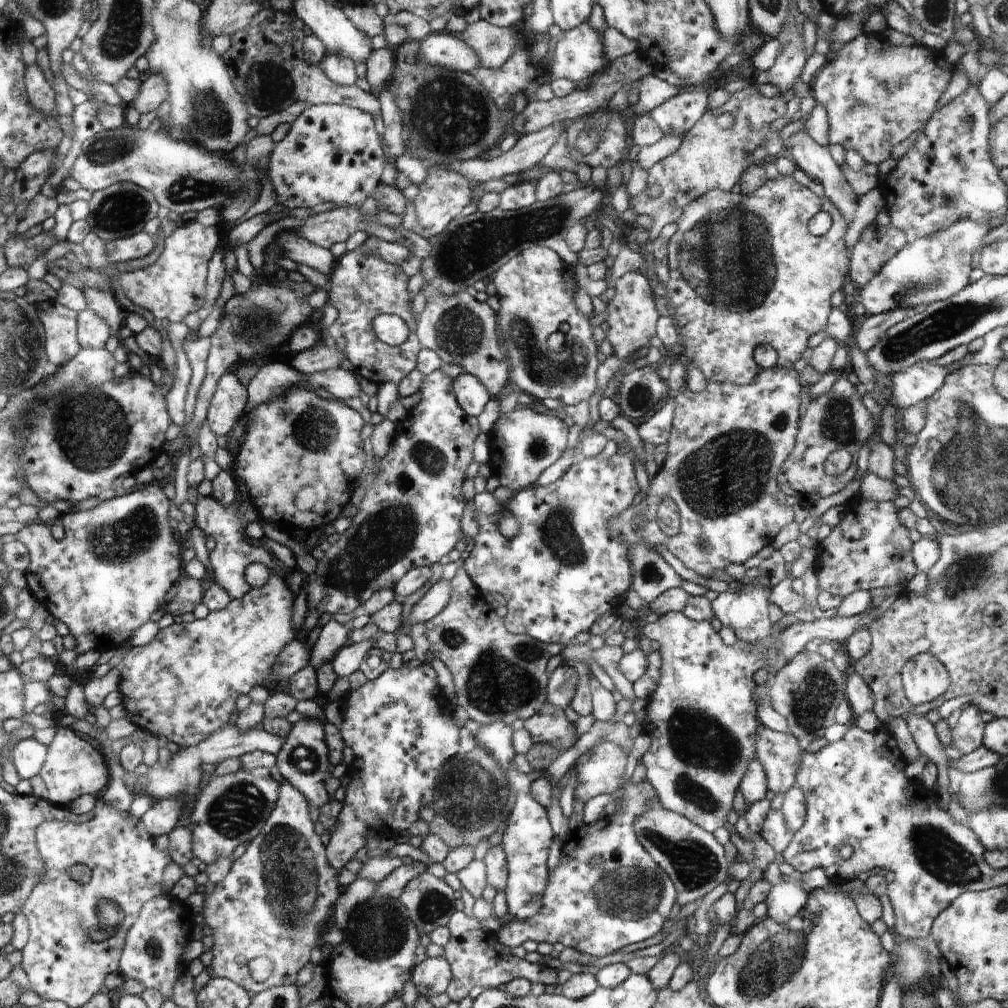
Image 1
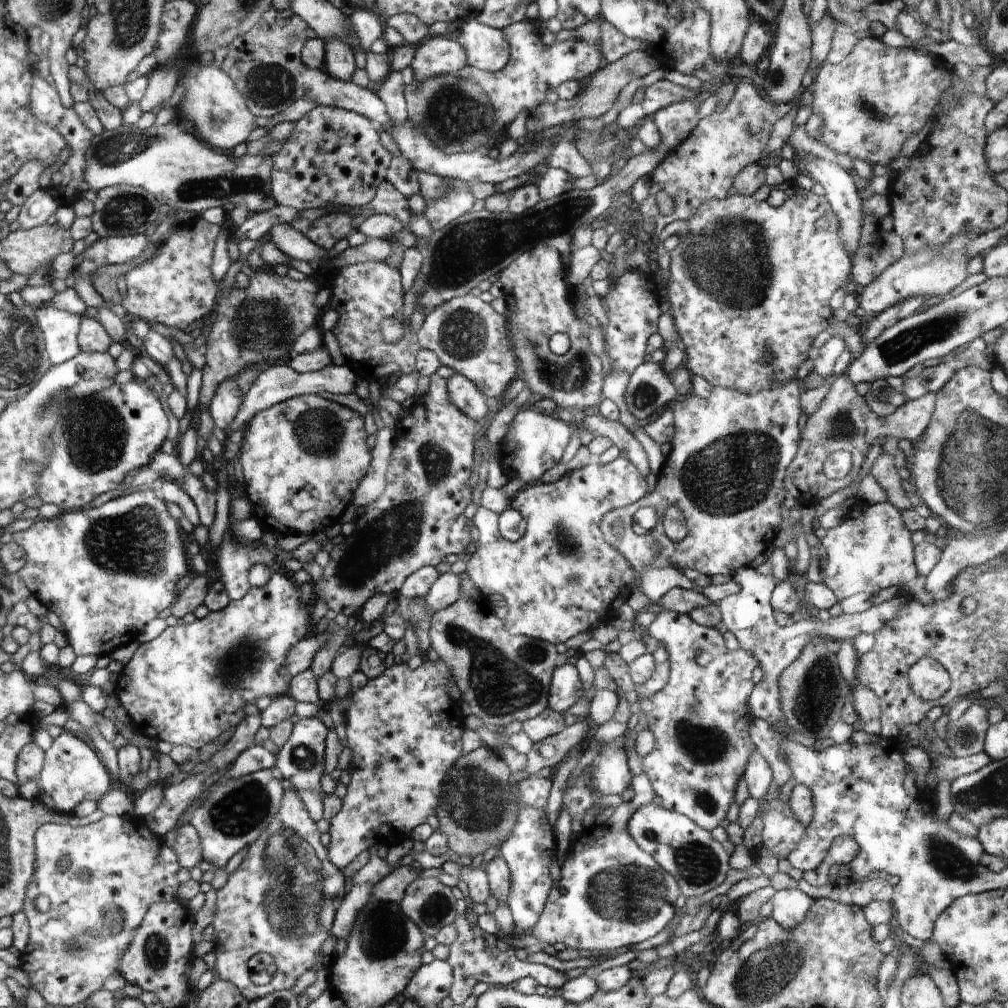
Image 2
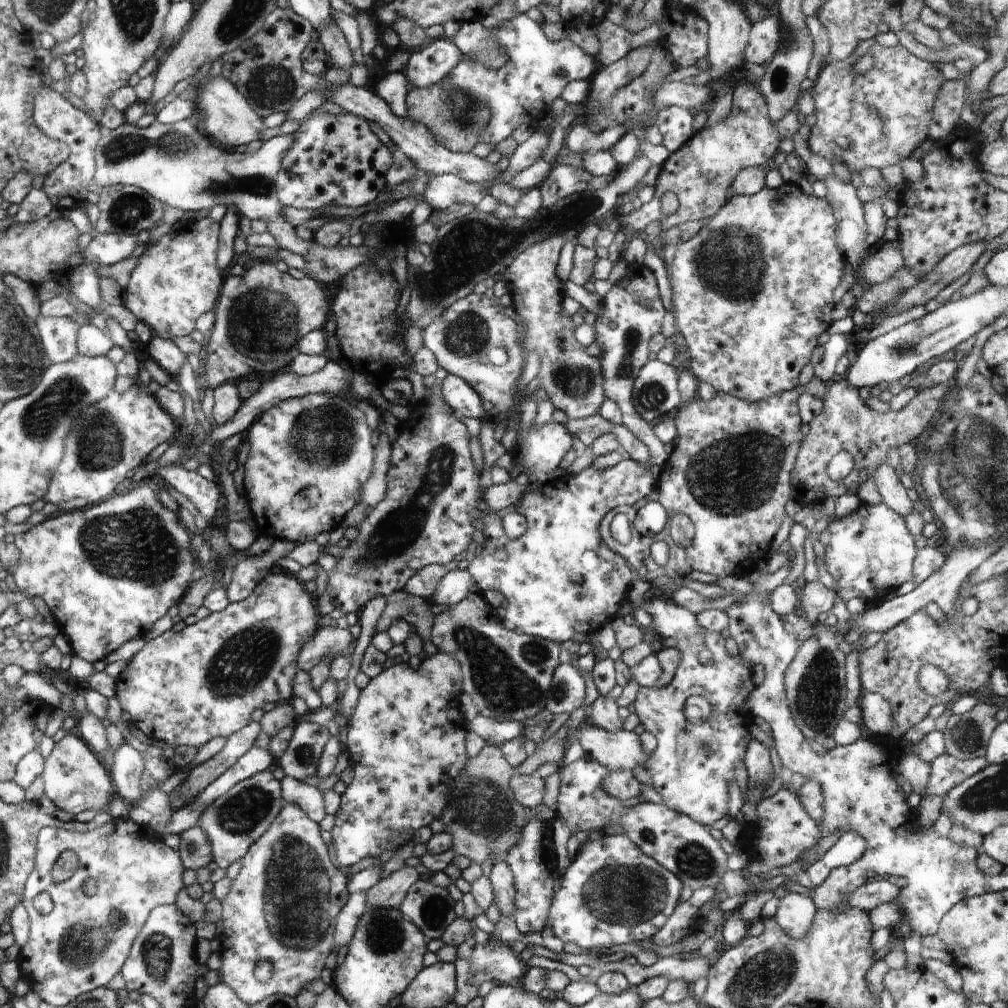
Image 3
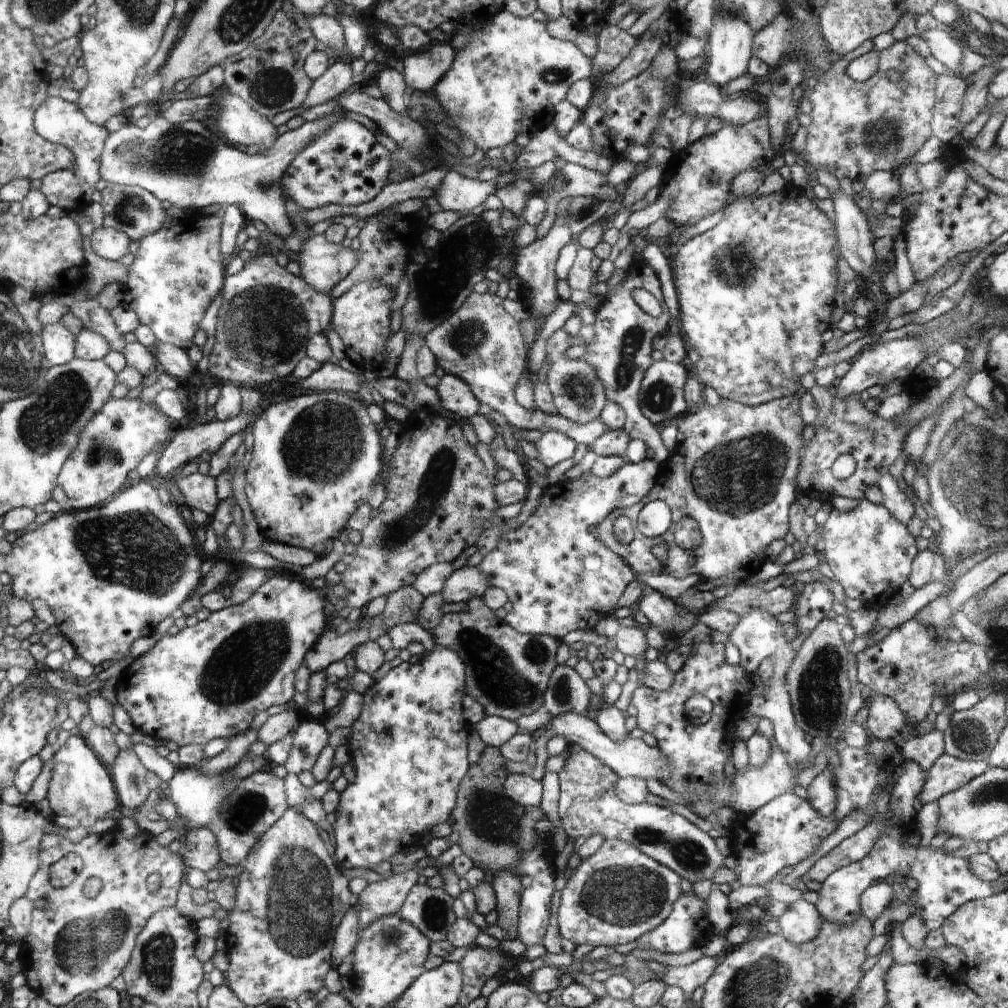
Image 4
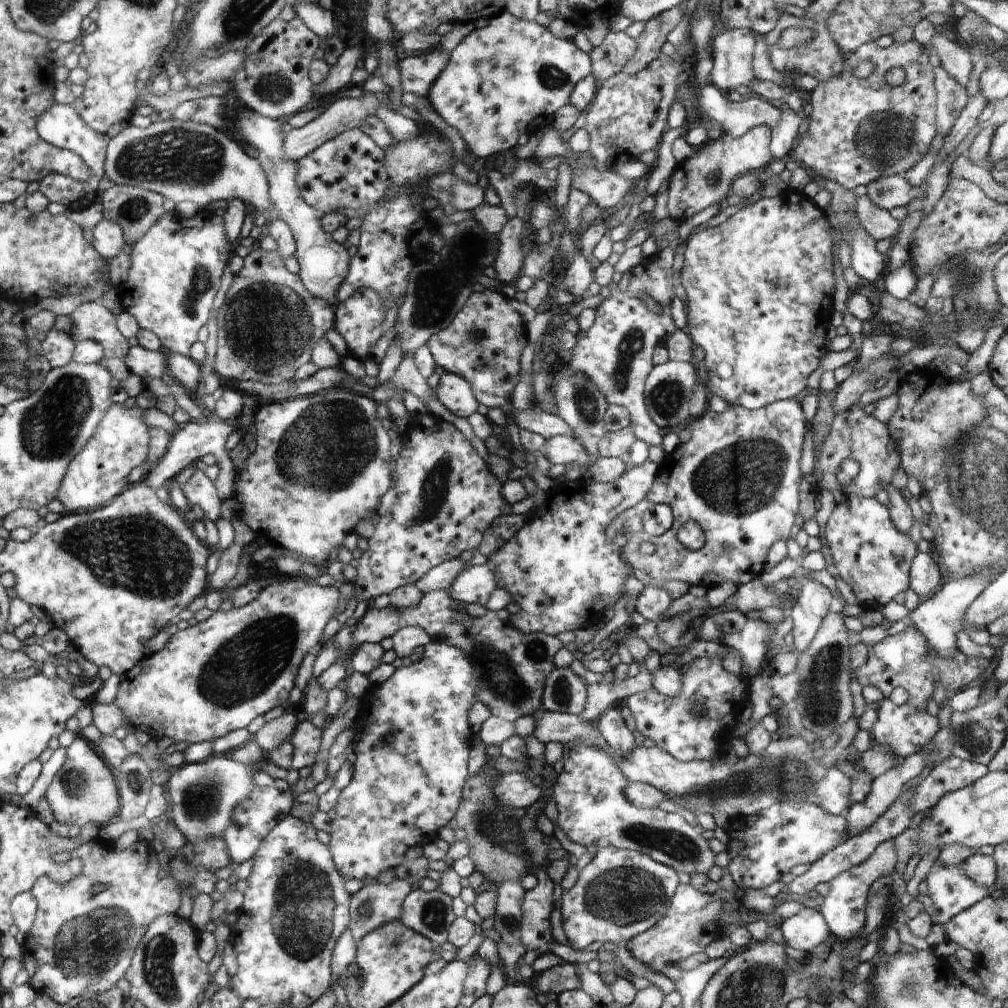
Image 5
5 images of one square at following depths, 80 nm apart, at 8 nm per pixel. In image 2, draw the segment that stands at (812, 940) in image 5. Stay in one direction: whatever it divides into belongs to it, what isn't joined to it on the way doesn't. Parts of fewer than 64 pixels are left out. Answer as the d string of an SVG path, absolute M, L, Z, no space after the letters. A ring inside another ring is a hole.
M798 888L776 891L770 901L773 904L771 917L786 930L802 923L813 903L813 899Z

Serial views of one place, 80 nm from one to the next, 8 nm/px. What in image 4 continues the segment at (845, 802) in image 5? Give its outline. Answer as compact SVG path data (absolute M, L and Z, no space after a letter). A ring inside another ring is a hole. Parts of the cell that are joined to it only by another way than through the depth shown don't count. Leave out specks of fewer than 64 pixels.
M830 770L823 772L814 778L814 781L806 788L808 792L808 804L824 817L832 817L836 808L836 788L834 788L834 774Z

